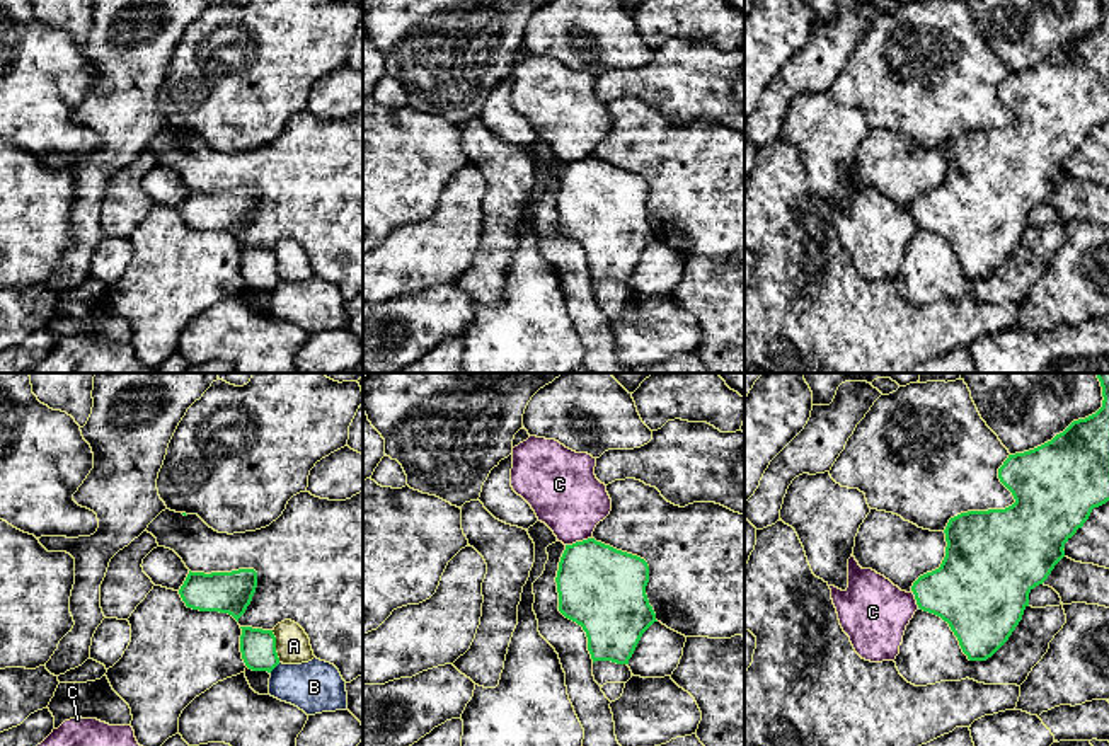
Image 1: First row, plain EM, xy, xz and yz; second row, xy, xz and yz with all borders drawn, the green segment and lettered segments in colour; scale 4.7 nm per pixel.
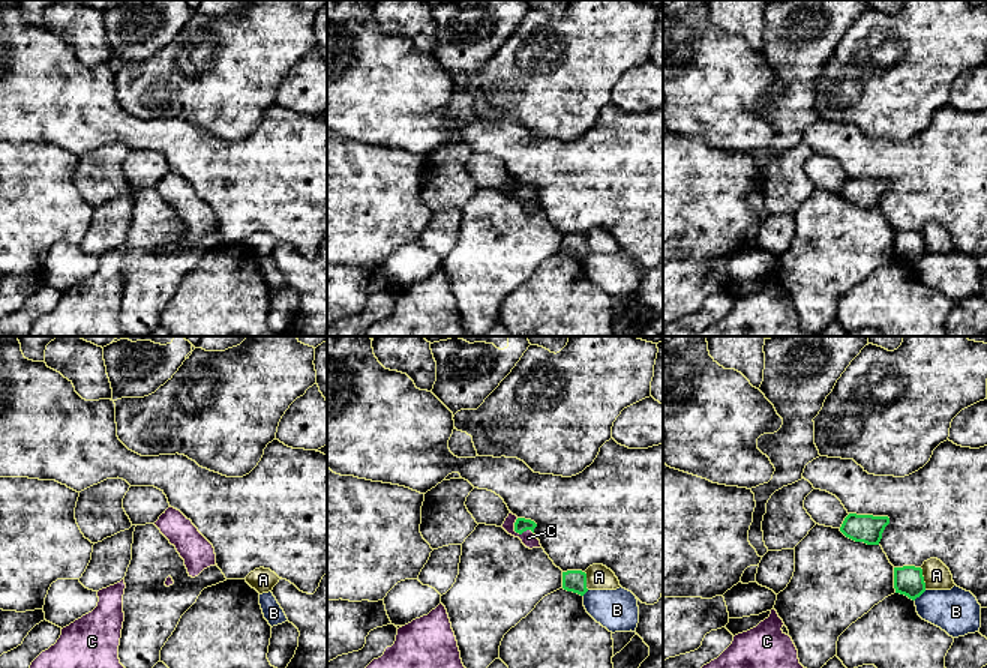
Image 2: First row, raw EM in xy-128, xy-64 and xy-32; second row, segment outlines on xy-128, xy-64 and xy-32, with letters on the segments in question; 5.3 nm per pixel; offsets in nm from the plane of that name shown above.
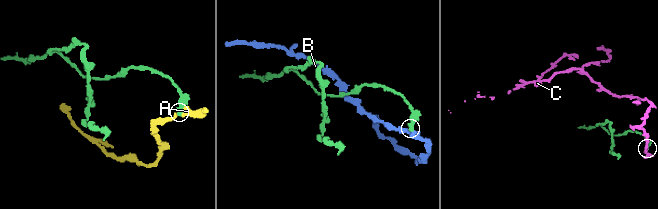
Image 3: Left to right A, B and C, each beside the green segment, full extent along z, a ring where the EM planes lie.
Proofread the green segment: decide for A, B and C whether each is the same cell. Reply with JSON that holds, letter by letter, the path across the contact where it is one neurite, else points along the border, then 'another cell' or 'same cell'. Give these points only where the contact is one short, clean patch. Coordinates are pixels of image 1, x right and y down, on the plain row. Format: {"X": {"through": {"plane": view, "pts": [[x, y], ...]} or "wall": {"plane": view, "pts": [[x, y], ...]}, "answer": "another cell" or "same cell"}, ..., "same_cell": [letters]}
{"A": {"answer": "another cell"}, "B": {"wall": {"plane": "xy", "pts": [[280, 281], [270, 292]]}, "answer": "another cell"}, "C": {"wall": {"plane": "xz", "pts": [[590, 155], [566, 164]]}, "answer": "another cell"}, "same_cell": []}

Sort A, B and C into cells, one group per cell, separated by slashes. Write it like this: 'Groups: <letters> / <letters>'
Groups: A / B / C

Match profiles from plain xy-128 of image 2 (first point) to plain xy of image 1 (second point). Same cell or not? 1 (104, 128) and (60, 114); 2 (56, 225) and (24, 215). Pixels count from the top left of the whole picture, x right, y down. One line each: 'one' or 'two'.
1: one
2: one

